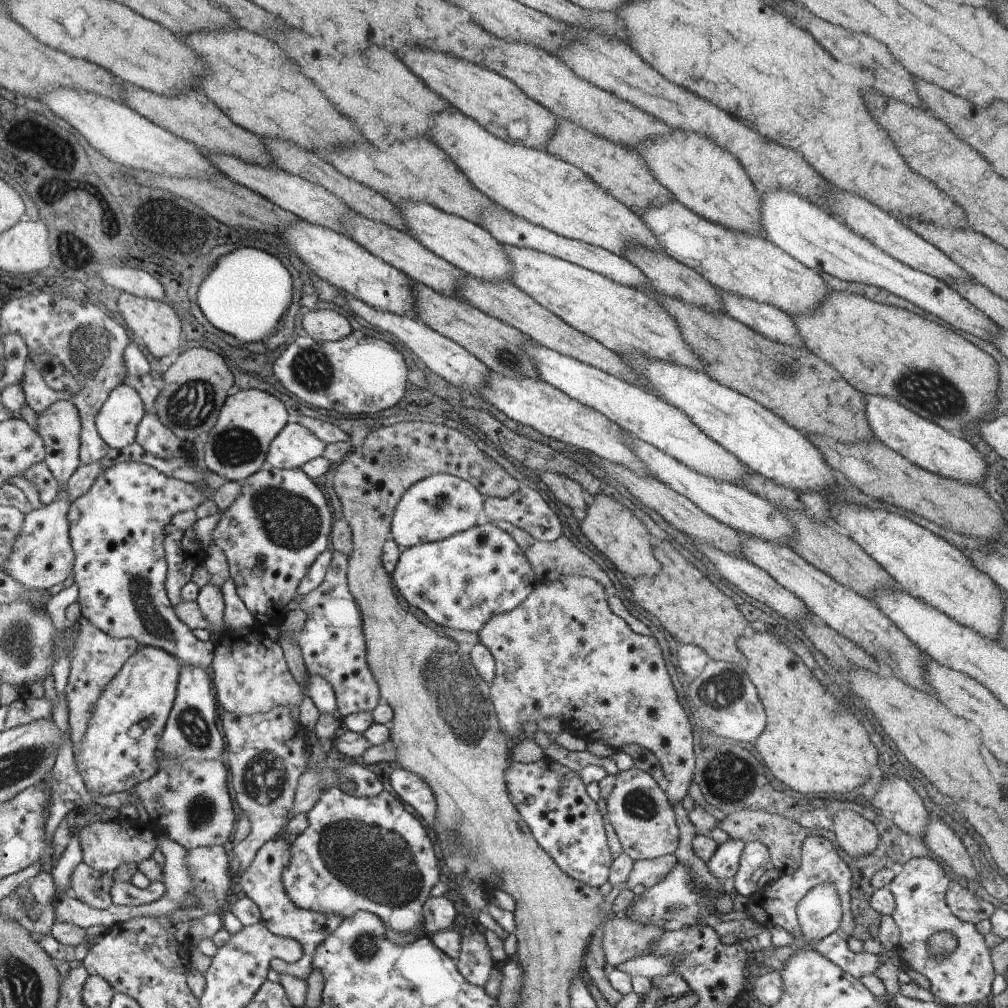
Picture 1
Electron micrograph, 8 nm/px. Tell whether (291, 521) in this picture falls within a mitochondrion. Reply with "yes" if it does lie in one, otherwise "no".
yes

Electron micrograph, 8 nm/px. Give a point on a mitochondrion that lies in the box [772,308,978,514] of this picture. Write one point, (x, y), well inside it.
(933, 393)

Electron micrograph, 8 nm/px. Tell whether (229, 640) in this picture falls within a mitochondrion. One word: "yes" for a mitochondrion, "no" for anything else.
no

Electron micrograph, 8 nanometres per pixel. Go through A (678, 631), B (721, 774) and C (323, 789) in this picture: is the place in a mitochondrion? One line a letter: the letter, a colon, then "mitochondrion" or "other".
A: other
B: mitochondrion
C: other

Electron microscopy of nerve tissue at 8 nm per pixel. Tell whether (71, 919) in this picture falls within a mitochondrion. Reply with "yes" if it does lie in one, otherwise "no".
no

